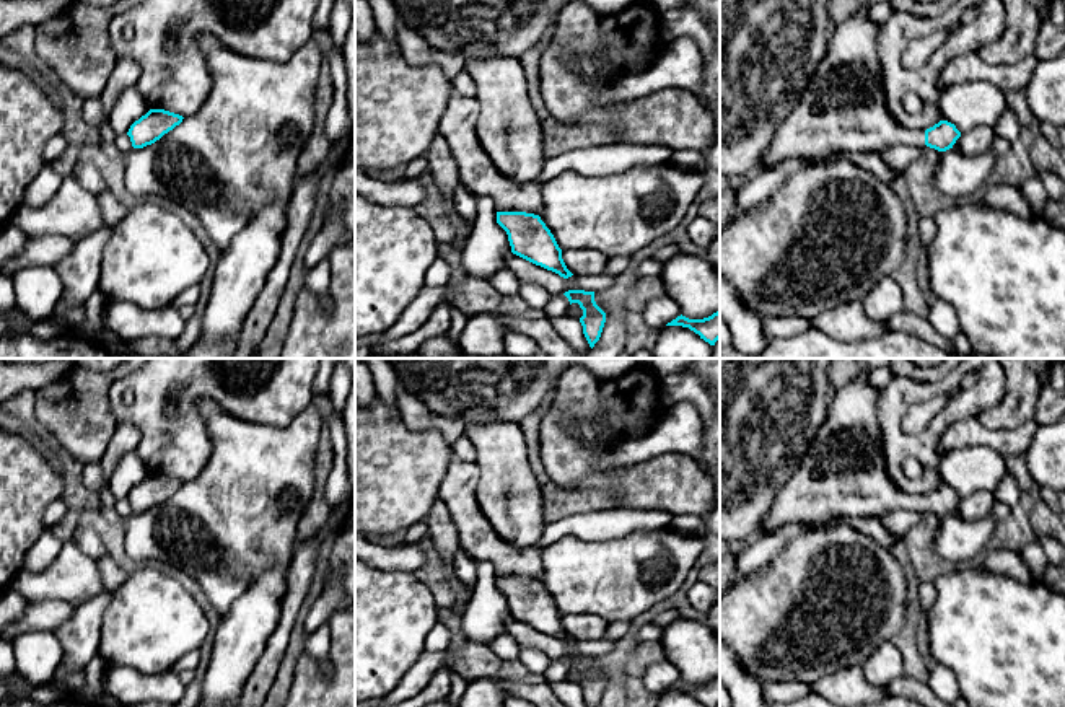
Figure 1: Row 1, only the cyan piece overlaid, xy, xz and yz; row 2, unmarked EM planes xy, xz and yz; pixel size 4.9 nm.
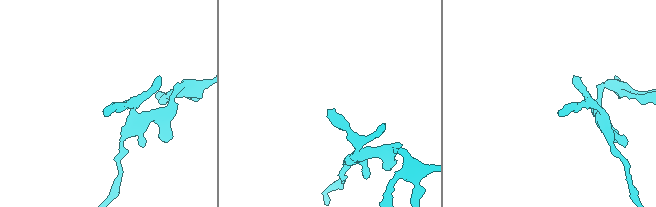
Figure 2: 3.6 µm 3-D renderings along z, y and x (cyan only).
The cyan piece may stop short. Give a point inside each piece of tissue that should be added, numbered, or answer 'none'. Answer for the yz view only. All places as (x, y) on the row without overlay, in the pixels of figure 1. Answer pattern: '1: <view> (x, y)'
1: yz (842, 474)

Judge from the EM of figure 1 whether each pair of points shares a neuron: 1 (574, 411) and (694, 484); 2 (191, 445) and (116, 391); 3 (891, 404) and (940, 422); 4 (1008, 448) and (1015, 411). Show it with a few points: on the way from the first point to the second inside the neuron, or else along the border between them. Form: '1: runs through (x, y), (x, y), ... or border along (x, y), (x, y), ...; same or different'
1: runs through (569, 452), (596, 479), (653, 484); same
2: runs through (170, 437), (145, 412), (129, 412); same
3: runs through (891, 422), (904, 439), (922, 439); same
4: border along (974, 419), (995, 430), (1013, 430), (1029, 421); different

